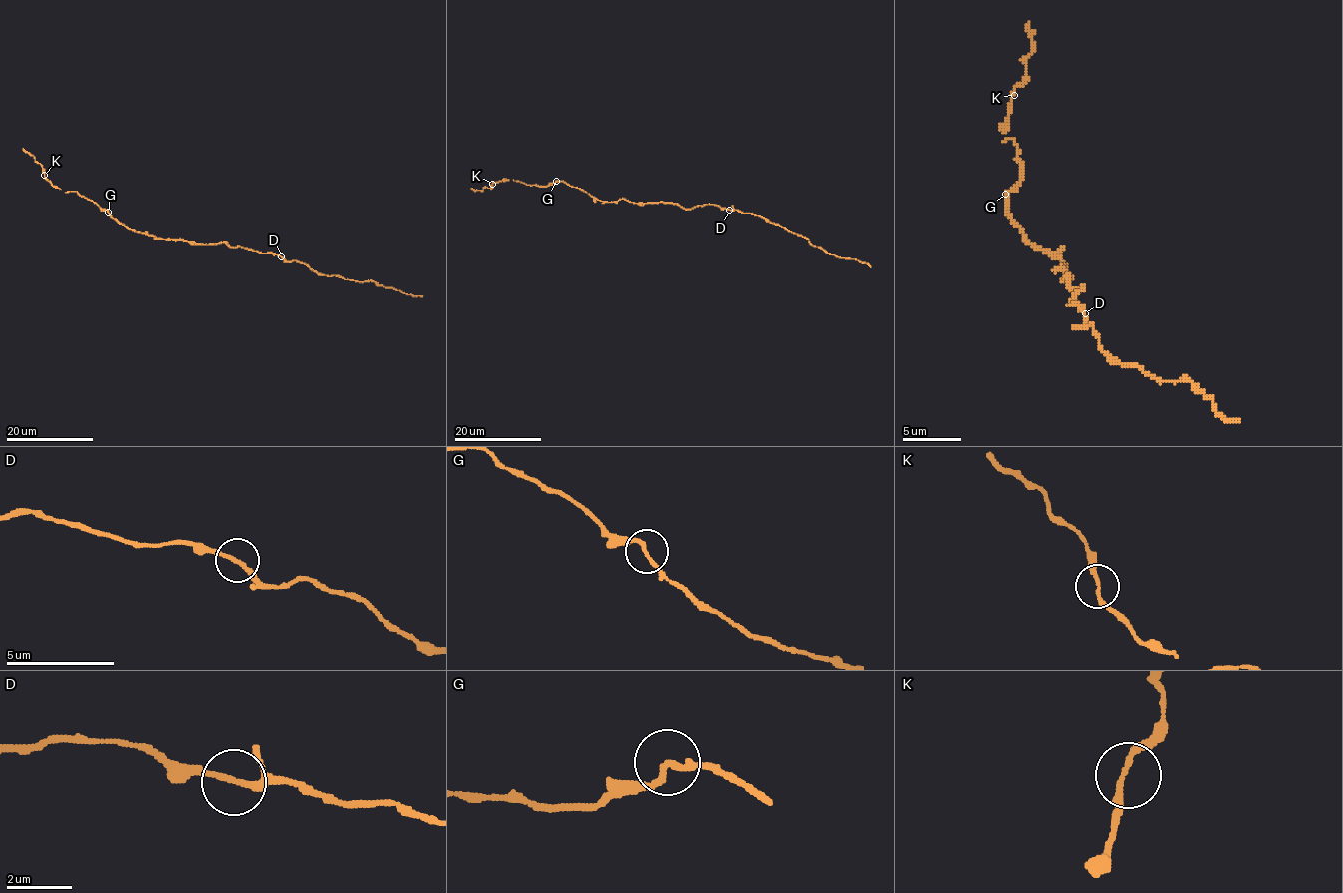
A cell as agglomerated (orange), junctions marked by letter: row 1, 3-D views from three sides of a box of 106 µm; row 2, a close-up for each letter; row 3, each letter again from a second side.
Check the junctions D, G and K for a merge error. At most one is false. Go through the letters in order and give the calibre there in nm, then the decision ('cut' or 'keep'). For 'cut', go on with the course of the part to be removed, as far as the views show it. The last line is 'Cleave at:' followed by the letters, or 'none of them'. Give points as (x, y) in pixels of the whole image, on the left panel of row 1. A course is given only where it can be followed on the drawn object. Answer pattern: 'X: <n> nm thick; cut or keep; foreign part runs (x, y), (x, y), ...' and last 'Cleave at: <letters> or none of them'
D: 180 nm thick; cut; foreign part runs (281, 256), (287, 261), (305, 263), (324, 275), (338, 275), (357, 281), (374, 280), (380, 286), (422, 296)
G: 170 nm thick; keep
K: 170 nm thick; keep
Cleave at: D

